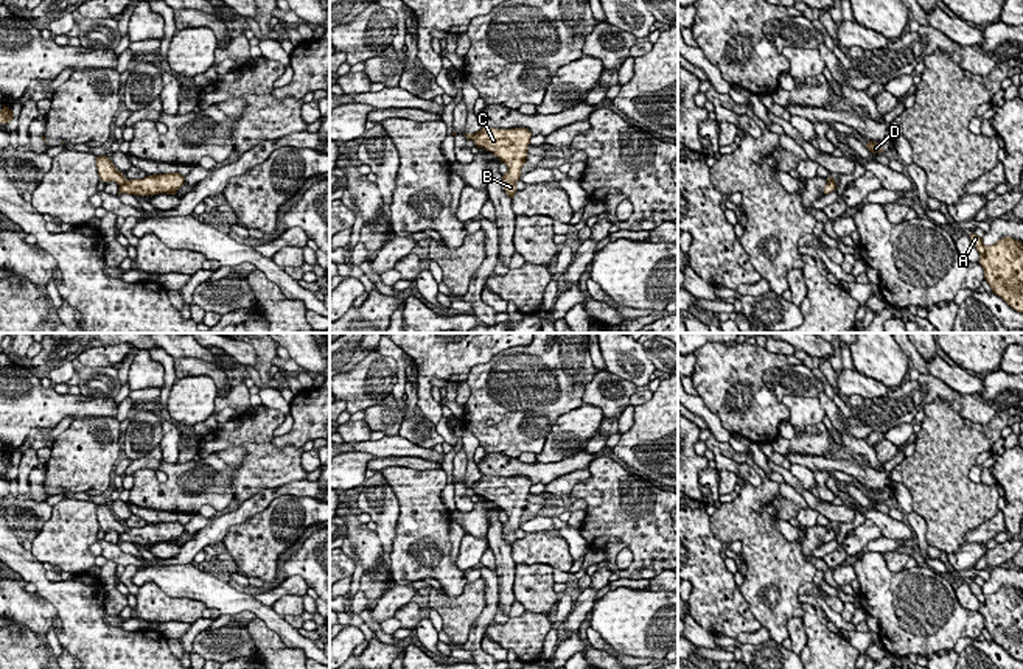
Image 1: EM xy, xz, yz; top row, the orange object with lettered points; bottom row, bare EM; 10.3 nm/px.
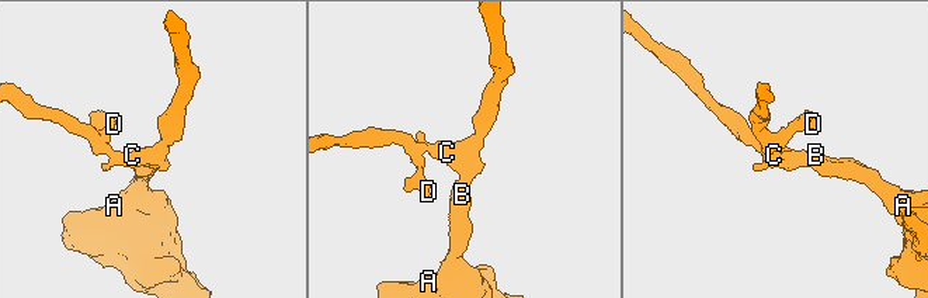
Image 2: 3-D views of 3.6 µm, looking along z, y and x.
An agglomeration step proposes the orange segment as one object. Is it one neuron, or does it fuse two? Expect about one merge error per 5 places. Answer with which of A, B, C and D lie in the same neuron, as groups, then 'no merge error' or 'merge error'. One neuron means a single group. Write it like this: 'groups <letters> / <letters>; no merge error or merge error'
groups A B C / D; merge error

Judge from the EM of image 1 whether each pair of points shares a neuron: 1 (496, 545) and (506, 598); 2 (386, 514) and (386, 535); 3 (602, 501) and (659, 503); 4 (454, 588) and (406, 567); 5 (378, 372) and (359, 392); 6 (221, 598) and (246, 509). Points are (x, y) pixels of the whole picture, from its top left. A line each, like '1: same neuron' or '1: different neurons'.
1: same neuron
2: same neuron
3: same neuron
4: same neuron
5: same neuron
6: different neurons

